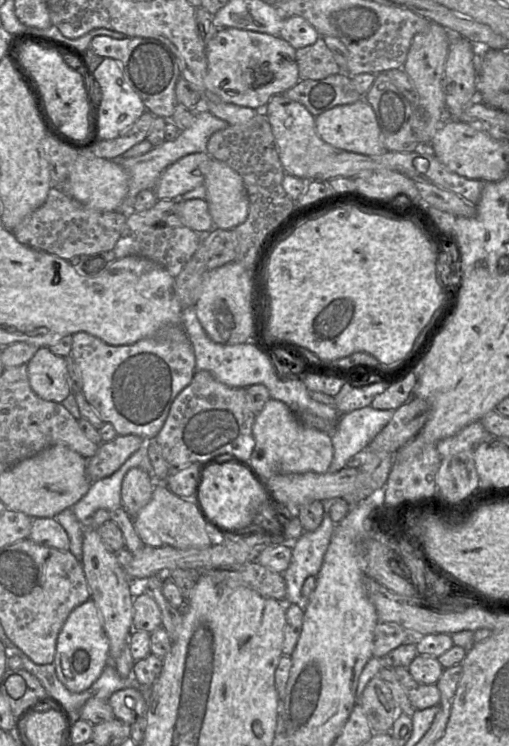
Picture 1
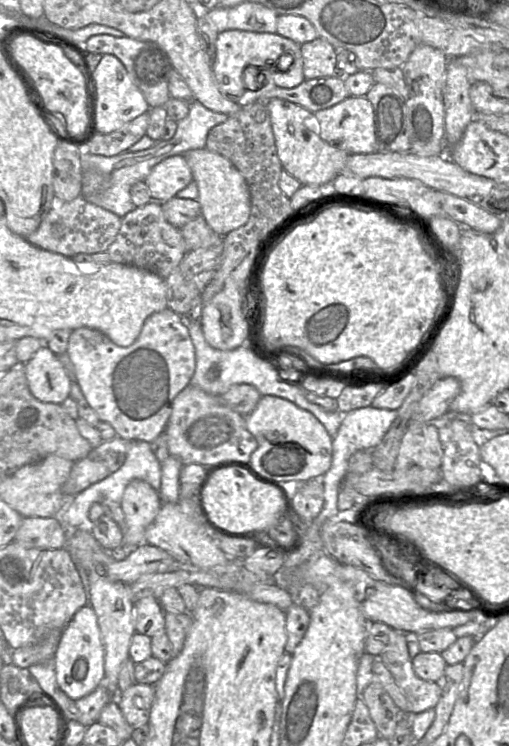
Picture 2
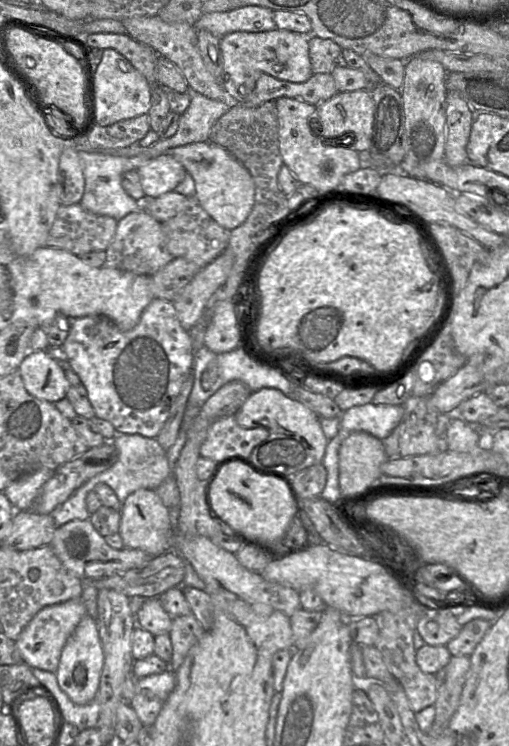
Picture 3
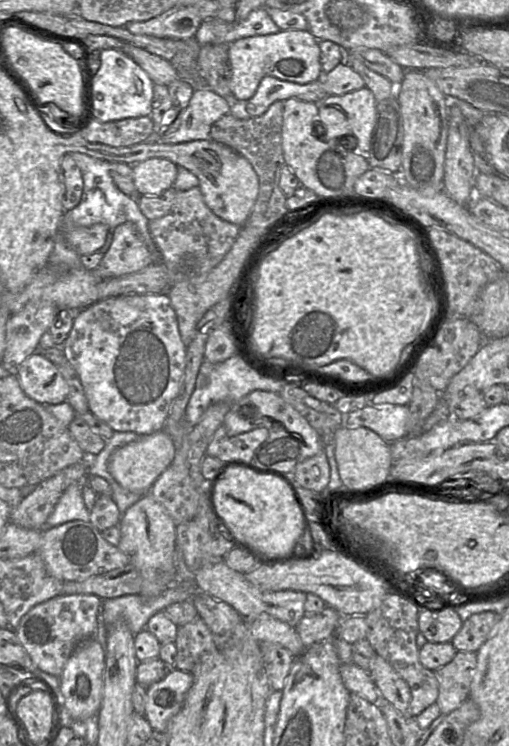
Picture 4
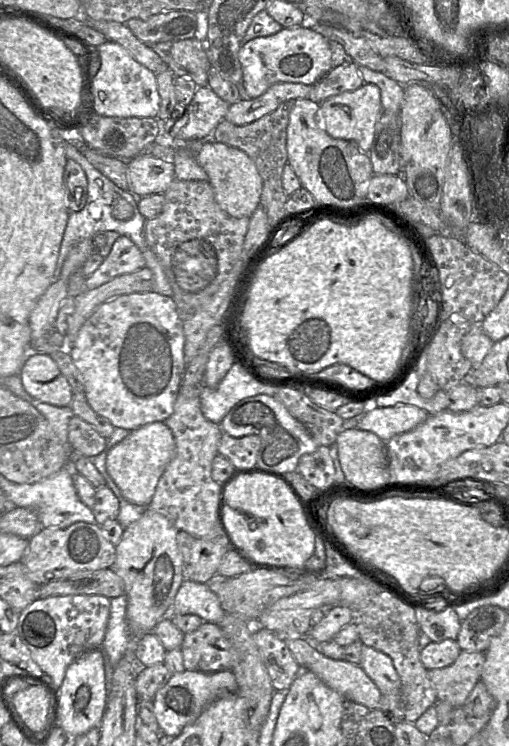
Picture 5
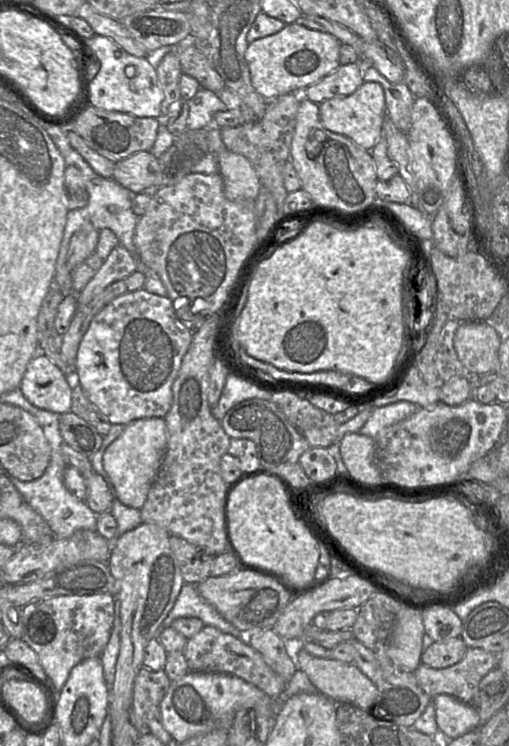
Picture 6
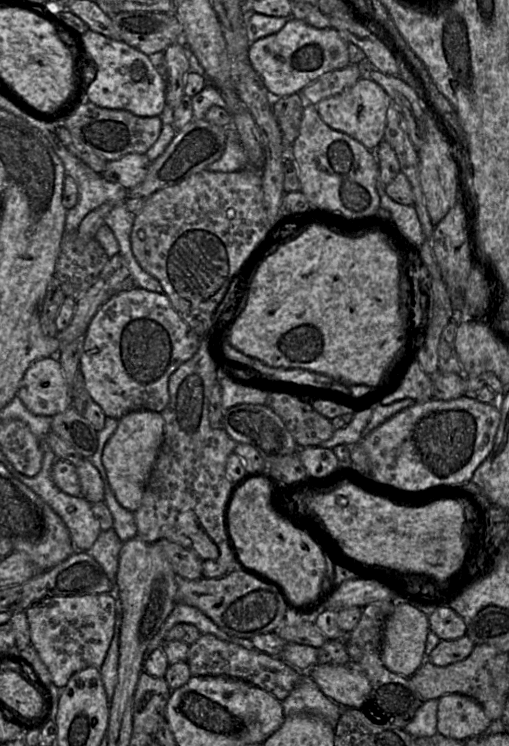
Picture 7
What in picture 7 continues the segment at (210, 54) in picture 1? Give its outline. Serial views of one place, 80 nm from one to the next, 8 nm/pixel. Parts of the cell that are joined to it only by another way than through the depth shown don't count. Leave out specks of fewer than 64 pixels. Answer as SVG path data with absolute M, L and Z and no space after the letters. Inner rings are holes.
M292 16L278 32L250 43L248 57L267 91L280 97L298 93L324 73L350 64L348 42L337 30L318 29Z

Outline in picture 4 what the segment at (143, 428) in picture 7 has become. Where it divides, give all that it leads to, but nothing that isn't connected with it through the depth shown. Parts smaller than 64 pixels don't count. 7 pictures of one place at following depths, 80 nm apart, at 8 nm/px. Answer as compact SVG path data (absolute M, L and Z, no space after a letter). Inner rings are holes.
M162 429L117 448L109 460L108 470L124 489L134 493L149 493L155 480L172 462L174 455L174 442Z

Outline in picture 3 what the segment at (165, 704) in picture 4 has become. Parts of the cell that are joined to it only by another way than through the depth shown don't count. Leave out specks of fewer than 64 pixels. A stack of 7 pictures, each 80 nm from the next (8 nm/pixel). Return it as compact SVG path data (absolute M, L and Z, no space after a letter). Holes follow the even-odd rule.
M173 670L138 679L130 706L143 725L153 725L164 703L176 685Z

